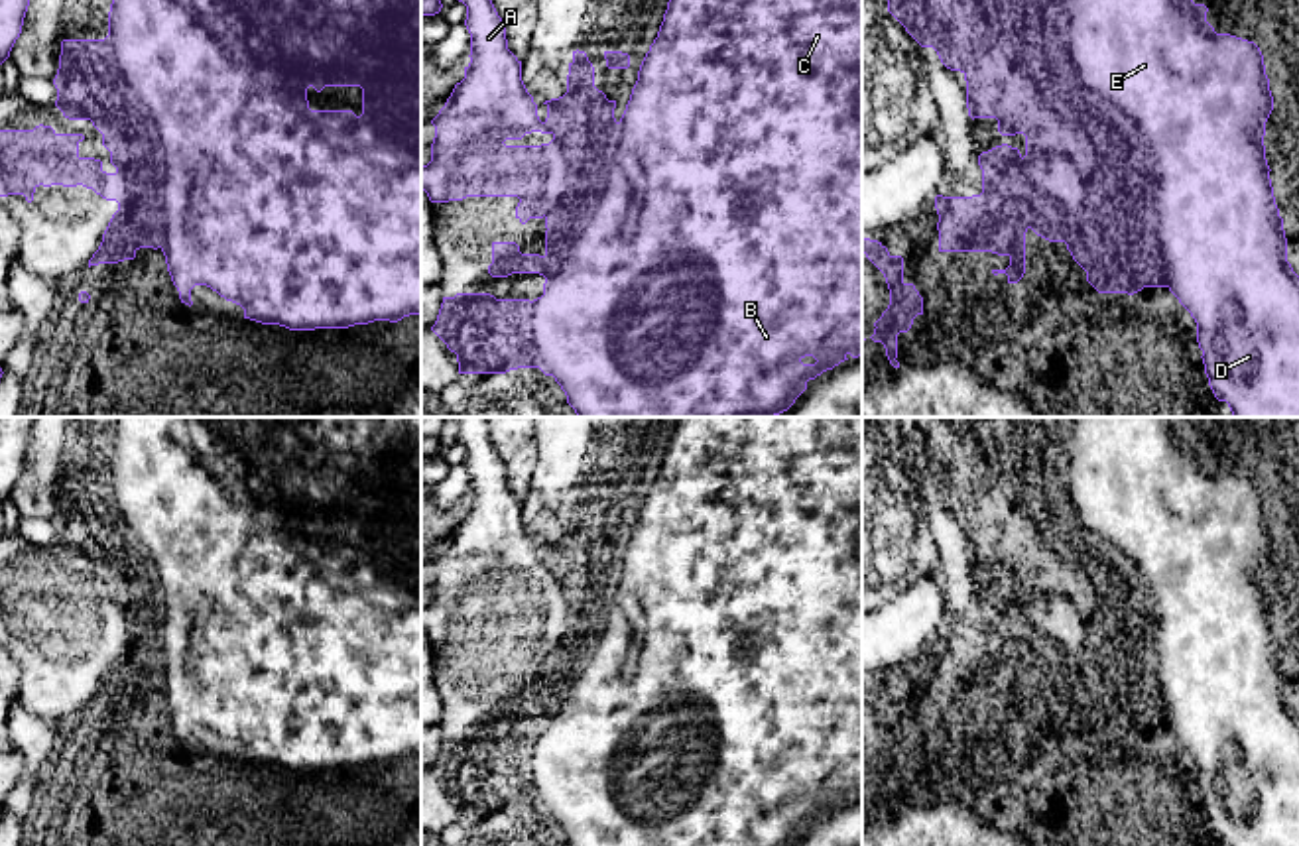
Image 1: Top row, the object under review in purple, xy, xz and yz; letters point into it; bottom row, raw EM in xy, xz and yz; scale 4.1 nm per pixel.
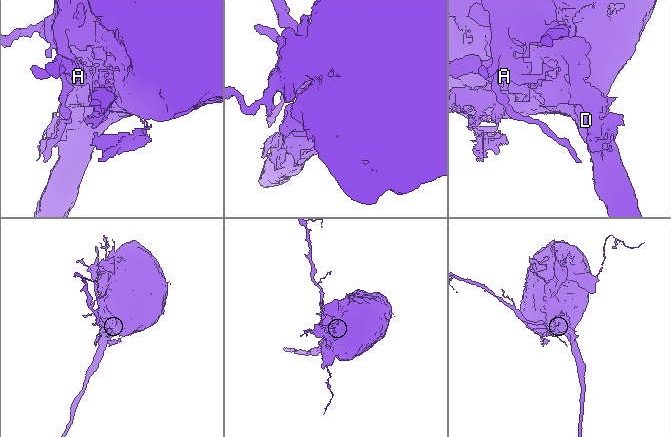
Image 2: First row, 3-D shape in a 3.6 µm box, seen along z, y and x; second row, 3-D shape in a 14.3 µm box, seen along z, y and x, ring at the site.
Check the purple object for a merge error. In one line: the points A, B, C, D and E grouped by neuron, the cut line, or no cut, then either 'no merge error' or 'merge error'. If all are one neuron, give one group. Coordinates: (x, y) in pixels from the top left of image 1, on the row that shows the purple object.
groups A / B C D E; cut yz (1024, 156), (1059, 154), (1083, 205), (1150, 207), (1168, 286); merge error

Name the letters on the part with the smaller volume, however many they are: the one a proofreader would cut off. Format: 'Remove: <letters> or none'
Remove: A

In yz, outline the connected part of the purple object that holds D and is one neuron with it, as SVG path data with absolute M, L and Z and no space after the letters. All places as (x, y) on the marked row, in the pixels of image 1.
M888 0L888 12L921 45L933 47L941 63L960 71L966 81L966 108L974 118L996 118L1002 136L1025 136L1025 157L1061 153L1067 169L1082 189L1082 207L1147 207L1155 211L1153 244L1167 277L1169 291L1197 323L1205 374L1218 401L1226 401L1232 417L1299 417L1299 275L1287 262L1283 218L1275 205L1266 159L1266 122L1273 110L1264 55L1254 41L1216 33L1206 22L1208 8L1193 0Z

